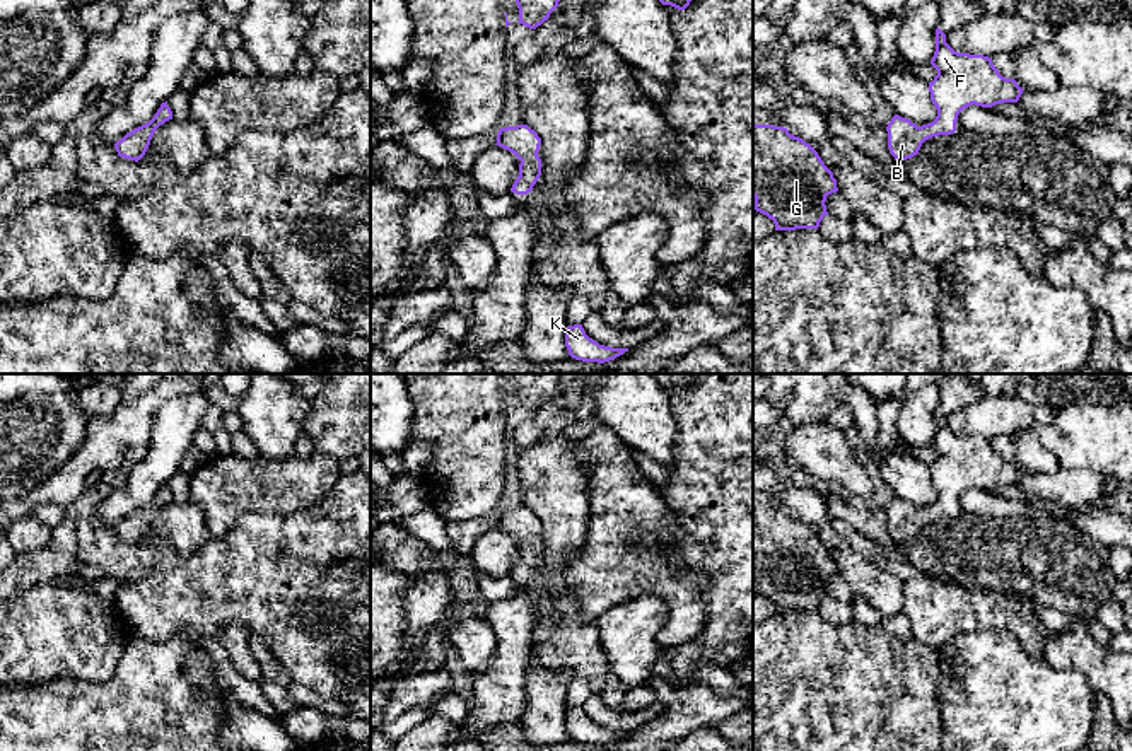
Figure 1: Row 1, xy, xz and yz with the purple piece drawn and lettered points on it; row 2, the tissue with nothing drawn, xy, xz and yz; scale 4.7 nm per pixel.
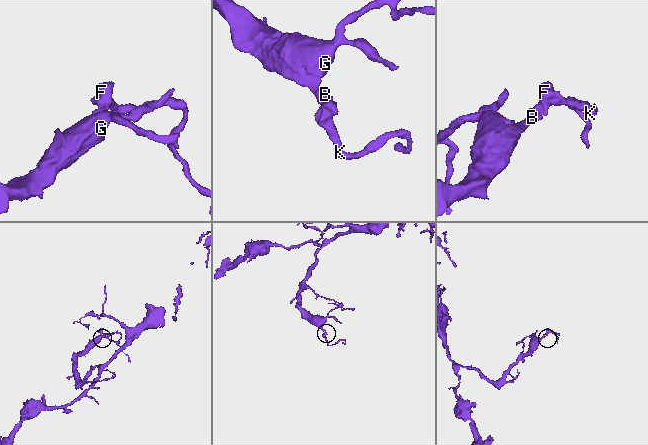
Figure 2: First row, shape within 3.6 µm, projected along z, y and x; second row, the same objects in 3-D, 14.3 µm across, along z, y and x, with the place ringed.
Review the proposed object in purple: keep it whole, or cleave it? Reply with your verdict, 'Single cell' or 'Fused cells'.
Single cell

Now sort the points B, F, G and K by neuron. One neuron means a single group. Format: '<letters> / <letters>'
B F G K

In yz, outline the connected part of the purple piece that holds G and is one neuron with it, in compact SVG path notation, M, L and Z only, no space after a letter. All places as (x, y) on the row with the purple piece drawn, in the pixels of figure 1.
M753 125L755 210L773 220L775 230L818 229L826 196L837 193L837 179L818 152L784 126Z

